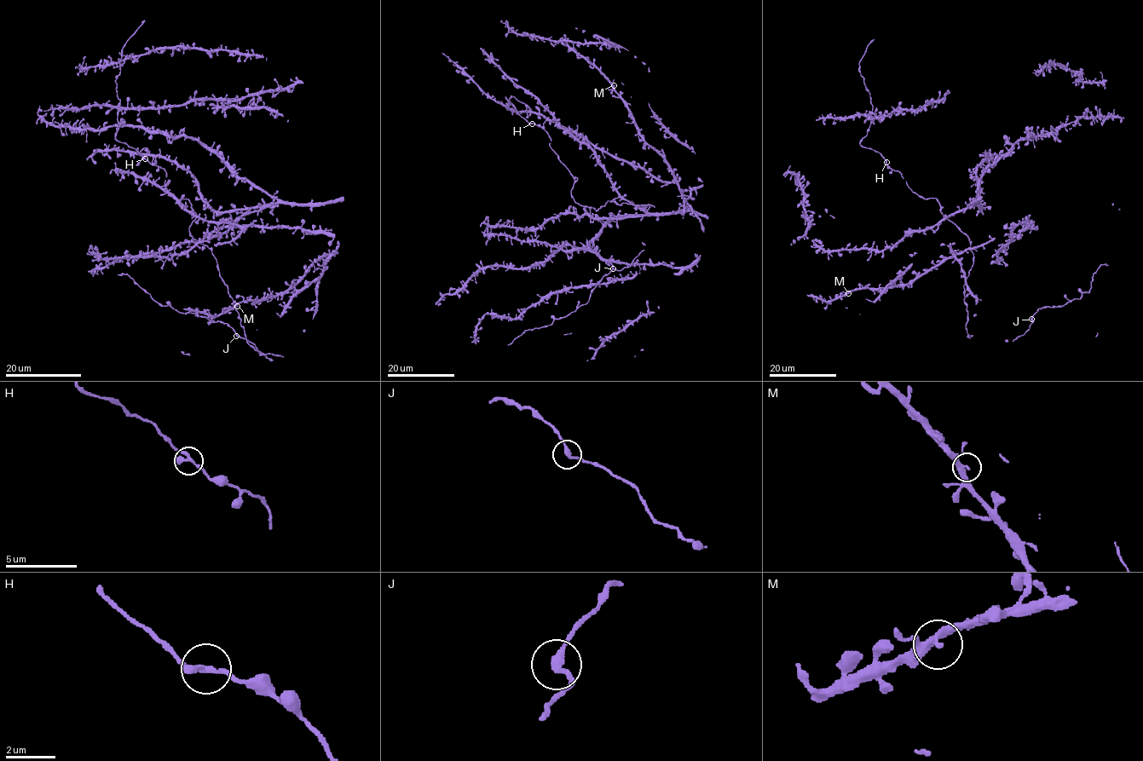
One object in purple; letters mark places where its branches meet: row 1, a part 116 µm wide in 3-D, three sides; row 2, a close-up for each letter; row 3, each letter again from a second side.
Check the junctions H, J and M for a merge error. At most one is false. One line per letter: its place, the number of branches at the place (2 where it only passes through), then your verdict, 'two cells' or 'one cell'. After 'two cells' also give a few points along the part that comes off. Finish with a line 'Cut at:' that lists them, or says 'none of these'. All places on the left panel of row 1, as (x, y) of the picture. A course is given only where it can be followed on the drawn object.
H: (145, 158) | 2 | one cell
J: (236, 336) | 2 | one cell
M: (237, 306) | 2 | one cell
Cut at: none of these

